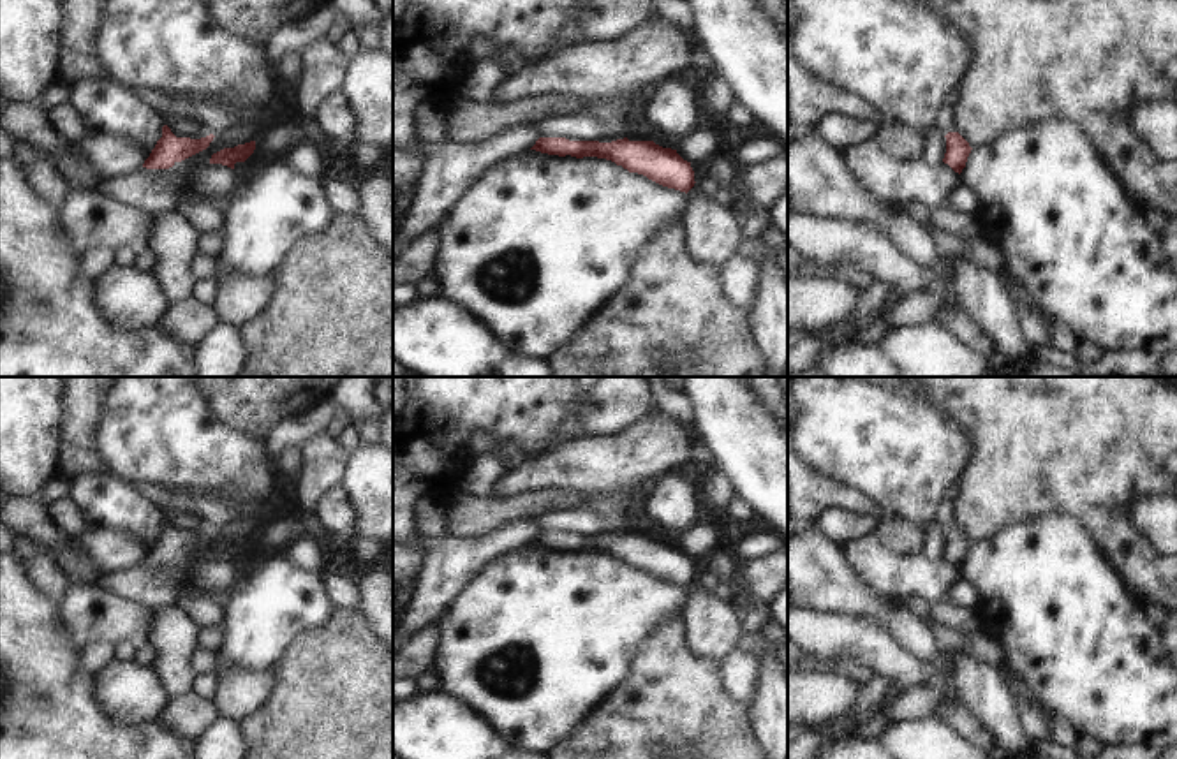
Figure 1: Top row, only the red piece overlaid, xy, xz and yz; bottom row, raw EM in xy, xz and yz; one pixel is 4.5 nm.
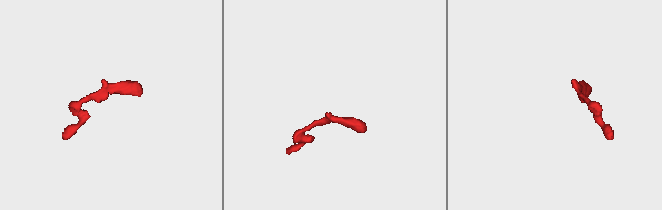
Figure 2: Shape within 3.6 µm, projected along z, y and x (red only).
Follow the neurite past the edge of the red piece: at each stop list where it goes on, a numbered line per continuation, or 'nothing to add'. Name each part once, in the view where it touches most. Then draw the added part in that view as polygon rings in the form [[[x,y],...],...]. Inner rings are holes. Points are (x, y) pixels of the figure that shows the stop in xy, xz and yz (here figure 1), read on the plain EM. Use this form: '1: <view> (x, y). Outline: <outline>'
nothing to add

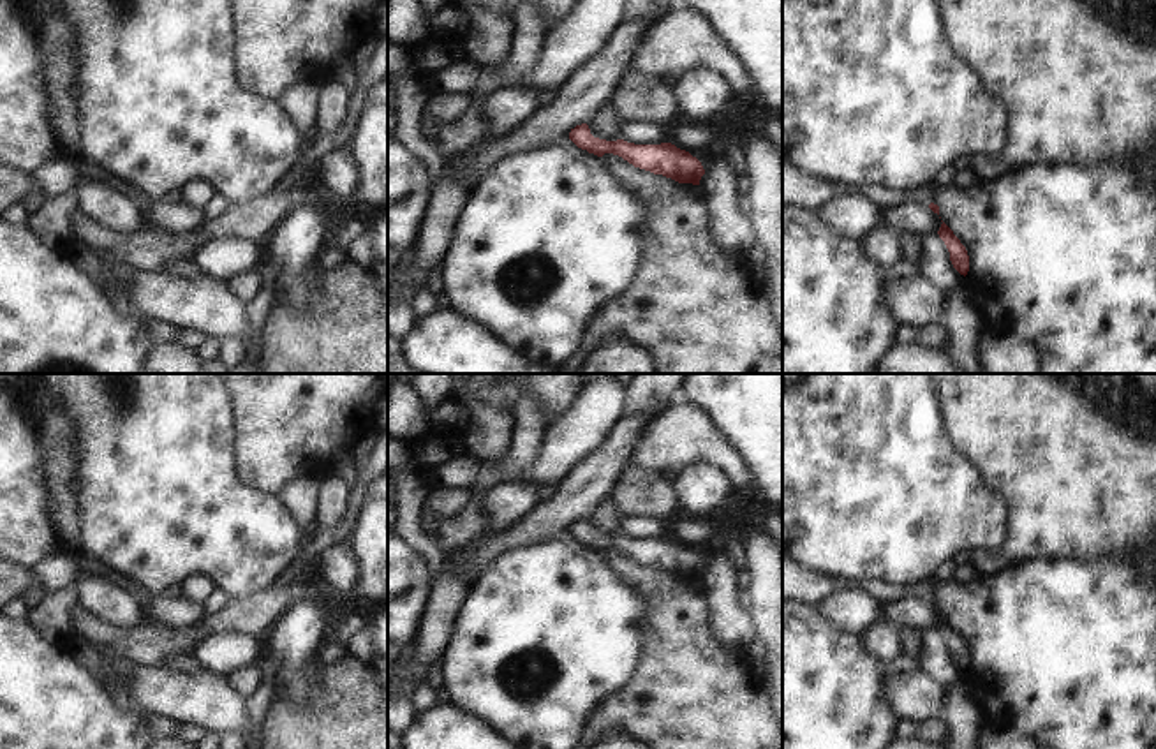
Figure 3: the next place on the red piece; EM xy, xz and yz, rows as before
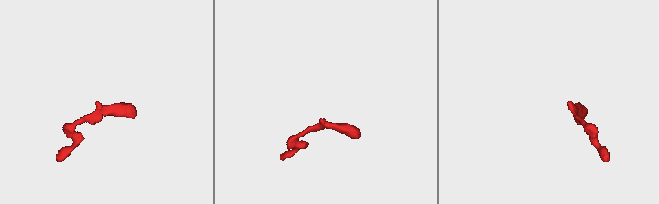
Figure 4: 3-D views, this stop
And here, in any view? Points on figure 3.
1: yz (799, 585). Outline: [[[782,555],[782,603],[805,603],[811,606],[830,592],[844,589],[863,590],[881,603],[902,597],[923,603],[929,603],[930,597],[937,599],[936,583],[932,580],[916,582],[913,585],[886,585],[865,578],[835,578],[805,569]]]

